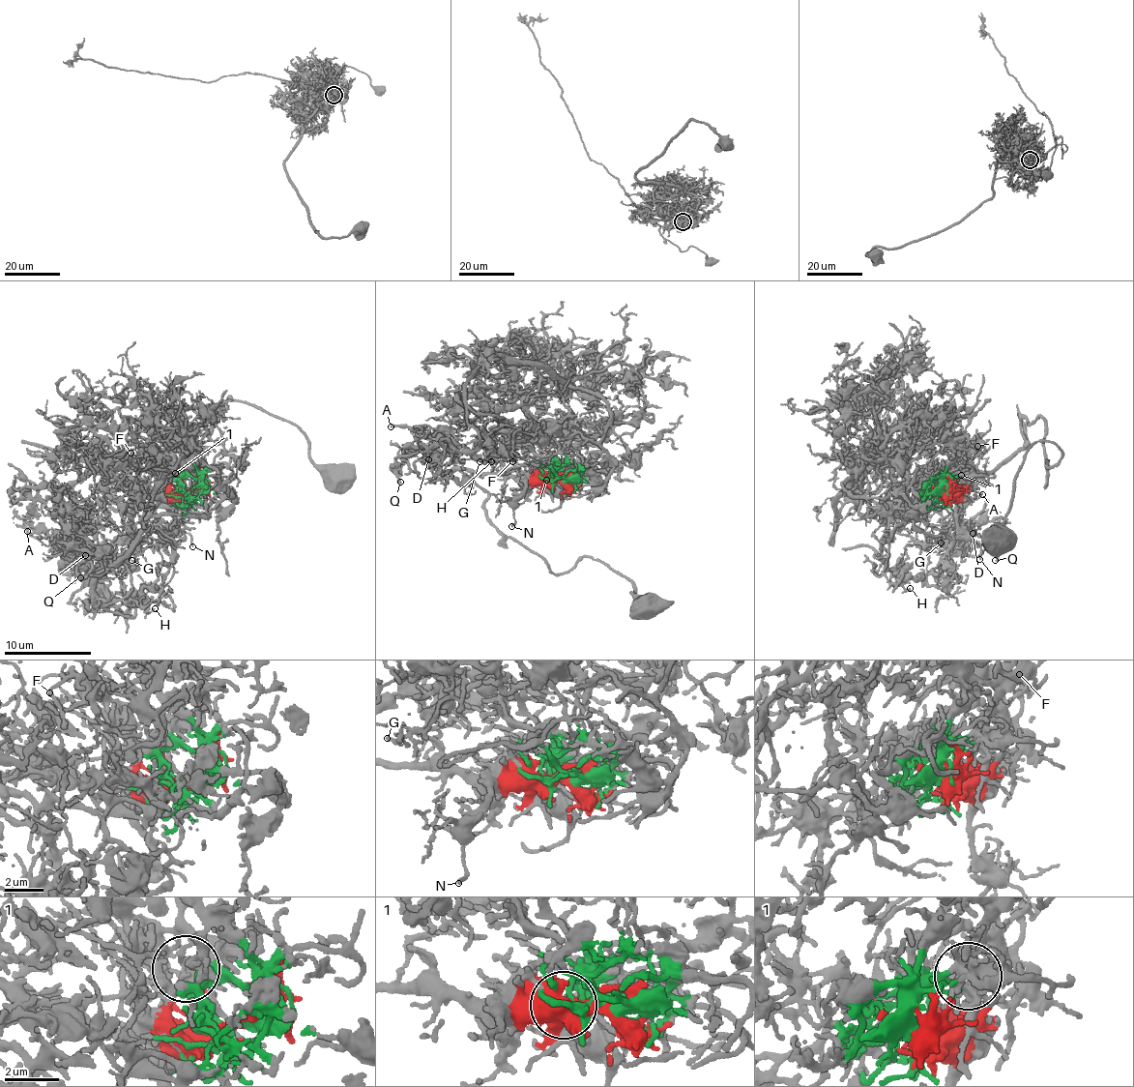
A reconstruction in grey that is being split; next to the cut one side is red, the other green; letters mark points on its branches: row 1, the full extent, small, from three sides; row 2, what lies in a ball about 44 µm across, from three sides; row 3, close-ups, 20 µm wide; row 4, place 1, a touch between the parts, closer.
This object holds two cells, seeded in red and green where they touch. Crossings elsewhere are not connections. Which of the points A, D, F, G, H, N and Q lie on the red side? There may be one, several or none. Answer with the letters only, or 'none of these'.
N

